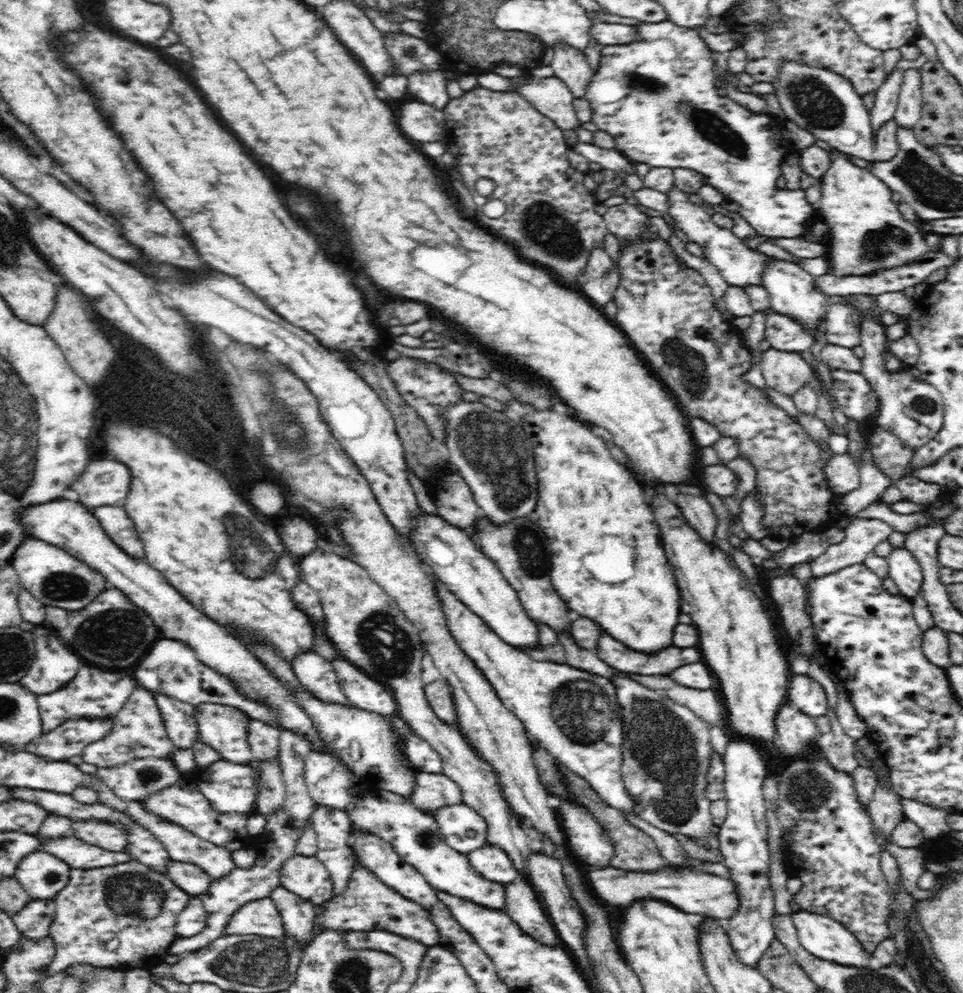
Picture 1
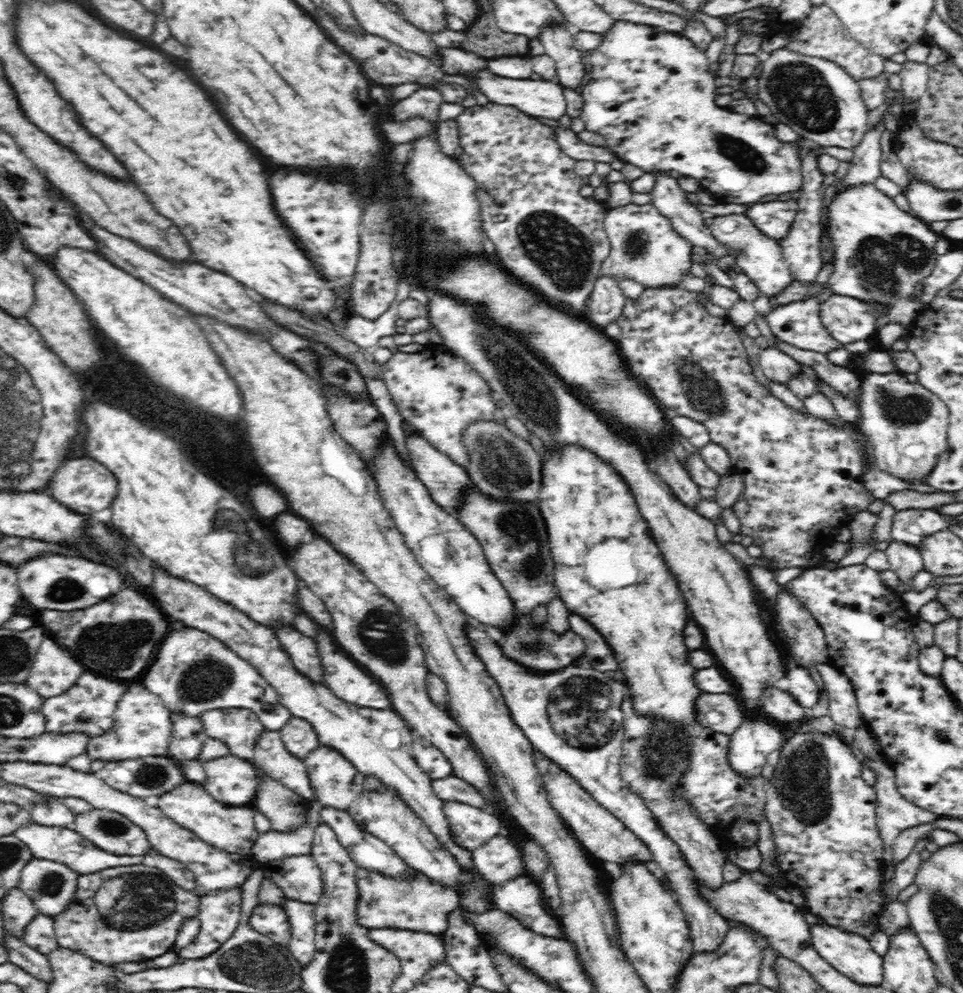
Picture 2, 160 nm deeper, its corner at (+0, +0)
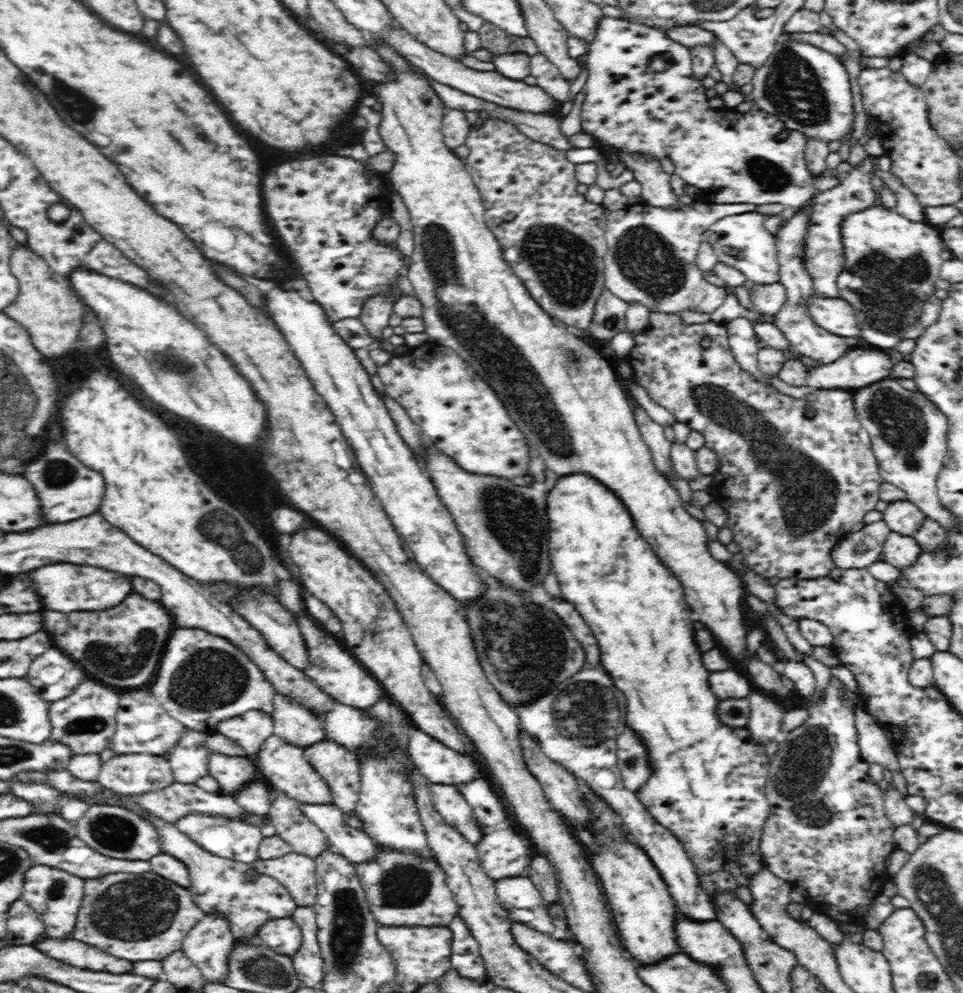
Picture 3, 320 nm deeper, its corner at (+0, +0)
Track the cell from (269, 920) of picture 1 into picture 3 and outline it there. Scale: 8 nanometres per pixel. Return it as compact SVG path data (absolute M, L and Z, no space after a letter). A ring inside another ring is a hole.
M290 916L266 922L258 932L260 943L272 948L278 955L294 957L302 945L302 932Z

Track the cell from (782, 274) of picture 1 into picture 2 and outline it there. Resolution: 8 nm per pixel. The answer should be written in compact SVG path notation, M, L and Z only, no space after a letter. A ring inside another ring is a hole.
M745 213L713 216L709 229L720 245L724 245L730 253L736 254L735 265L768 298L781 293L794 281L790 272L791 266L784 260L779 240L762 234Z

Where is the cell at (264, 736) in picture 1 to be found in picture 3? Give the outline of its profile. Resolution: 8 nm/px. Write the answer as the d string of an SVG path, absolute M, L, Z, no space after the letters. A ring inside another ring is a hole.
M273 735L264 740L256 756L258 758L253 760L258 764L258 770L268 778L269 785L274 790L281 791L304 804L332 804L328 783L308 762L303 748L288 744L284 739Z

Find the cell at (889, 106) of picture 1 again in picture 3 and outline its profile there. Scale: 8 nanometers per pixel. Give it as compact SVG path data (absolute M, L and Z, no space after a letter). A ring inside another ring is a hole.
M872 154L863 160L863 163L853 170L842 180L840 184L830 190L820 192L807 206L809 219L807 233L804 237L804 268L813 282L813 291L816 297L836 298L840 297L836 280L838 274L845 266L845 253L842 243L842 220L854 212L862 212L874 204L874 189L872 177L875 175L872 168Z

